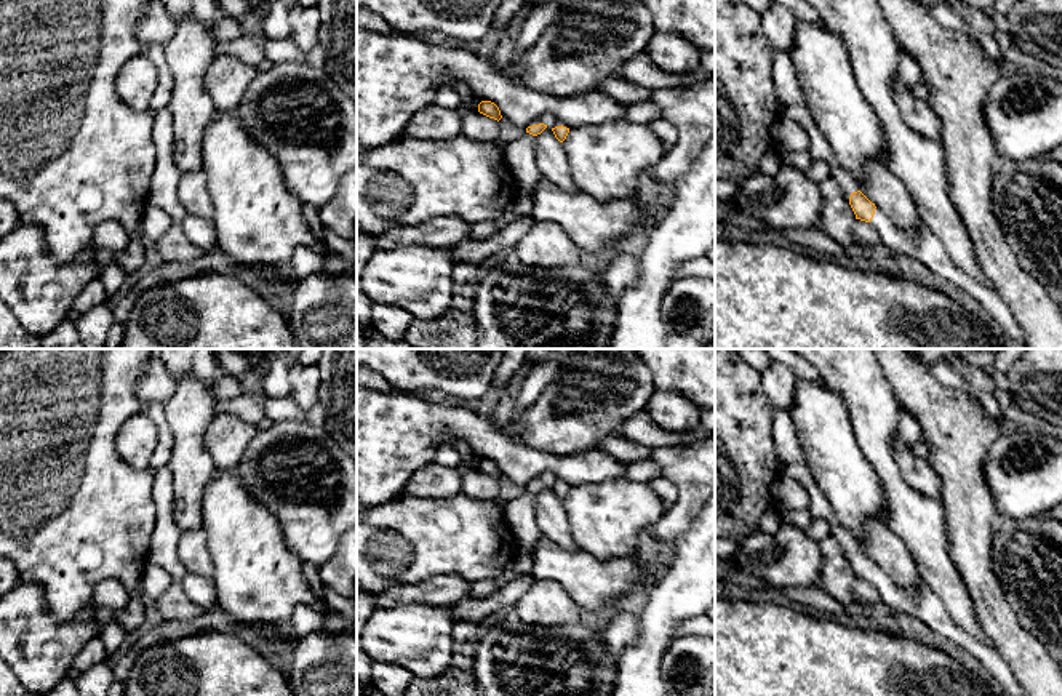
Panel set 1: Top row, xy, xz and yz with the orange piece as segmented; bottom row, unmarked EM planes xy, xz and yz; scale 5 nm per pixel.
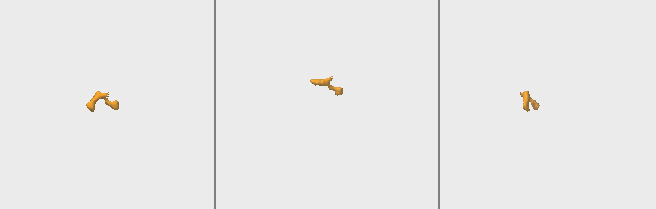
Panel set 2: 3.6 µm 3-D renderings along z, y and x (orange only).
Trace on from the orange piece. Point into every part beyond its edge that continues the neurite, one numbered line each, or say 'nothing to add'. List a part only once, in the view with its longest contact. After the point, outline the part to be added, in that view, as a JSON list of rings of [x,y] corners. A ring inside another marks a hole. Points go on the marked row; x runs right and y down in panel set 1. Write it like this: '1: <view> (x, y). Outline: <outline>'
1: yz (794, 104). Outline: [[[773,48],[773,74],[776,93],[781,104],[781,114],[793,118],[806,131],[809,139],[808,152],[812,162],[820,160],[828,165],[830,178],[833,178],[846,195],[859,190],[856,179],[840,165],[828,141],[817,128],[814,117],[808,107],[808,101],[801,90],[801,83],[795,72],[790,53]]]
2: yz (920, 245). Outline: [[[878,206],[875,208],[870,224],[878,232],[880,242],[889,251],[896,256],[907,256],[918,261],[936,275],[944,277],[963,291],[969,293],[985,309],[985,312],[1000,323],[1008,336],[1024,344],[1024,331],[1006,304],[1000,301],[998,294],[992,288],[976,282],[964,270],[955,266],[944,245],[926,226],[902,230]]]

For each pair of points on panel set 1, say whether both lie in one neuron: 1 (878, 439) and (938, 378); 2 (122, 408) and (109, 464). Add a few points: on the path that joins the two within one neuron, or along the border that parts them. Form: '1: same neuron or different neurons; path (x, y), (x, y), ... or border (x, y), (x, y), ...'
1: different neurons; border (885, 373), (902, 407)
2: same neuron; path (107, 423), (106, 450)

